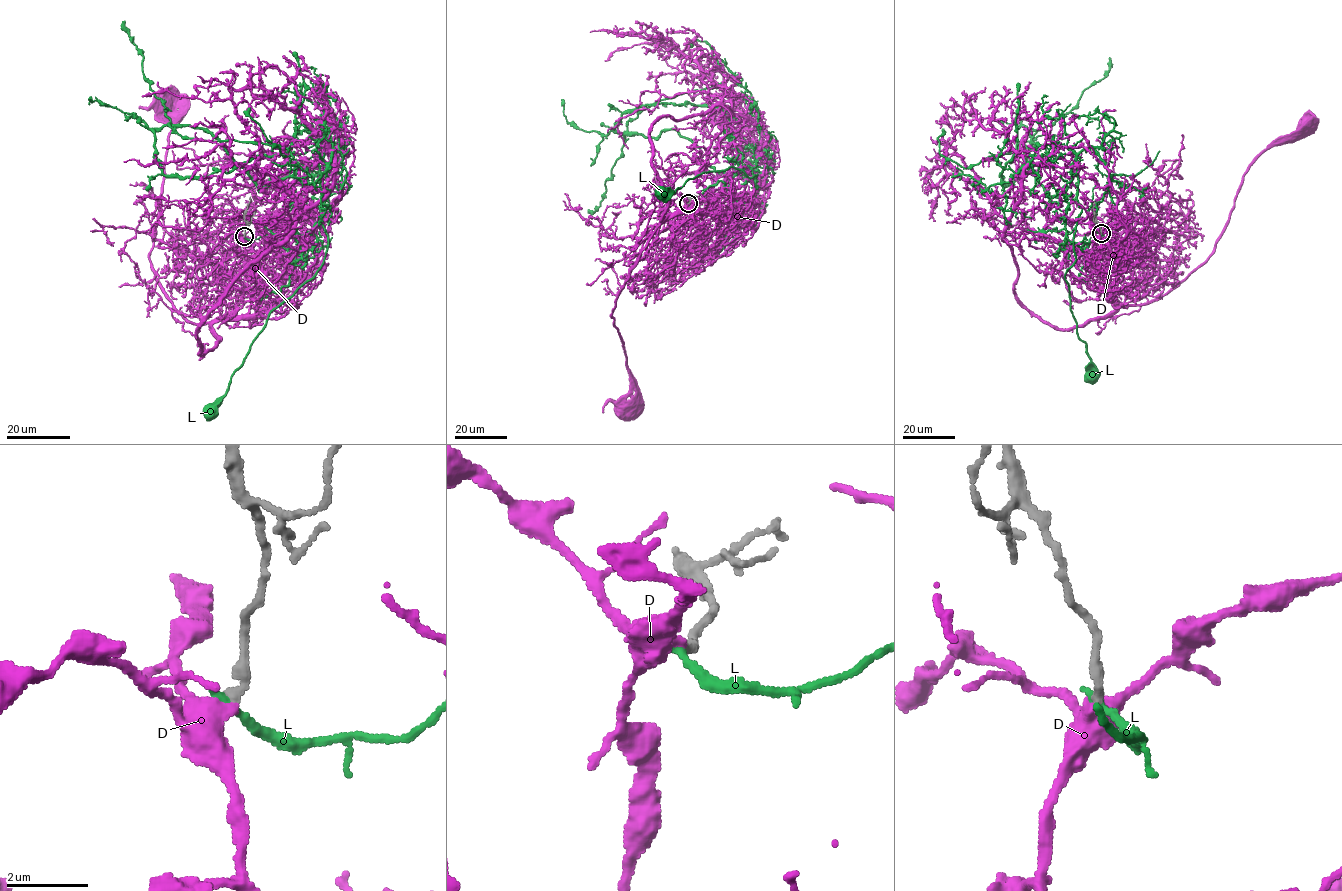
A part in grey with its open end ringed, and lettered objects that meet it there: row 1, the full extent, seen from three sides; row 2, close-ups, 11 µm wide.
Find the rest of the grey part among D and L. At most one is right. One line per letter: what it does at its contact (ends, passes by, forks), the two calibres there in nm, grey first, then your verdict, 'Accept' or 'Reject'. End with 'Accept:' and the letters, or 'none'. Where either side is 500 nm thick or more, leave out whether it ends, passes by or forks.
D: Thickness 280 nm (grey) against 550 nm. Accept
L: It ends there. Thickness 280 nm (grey) against 240 nm. Reject
Accept: D

